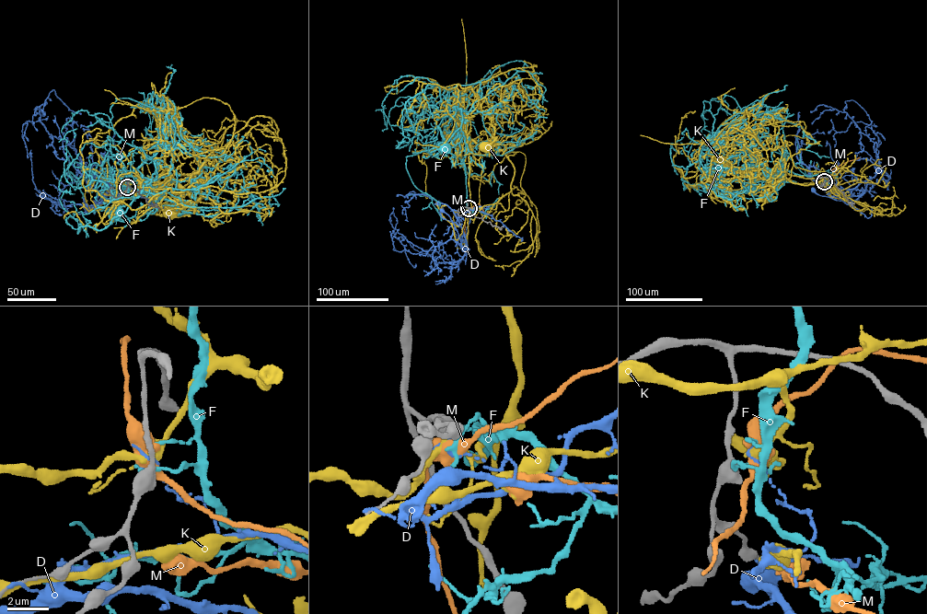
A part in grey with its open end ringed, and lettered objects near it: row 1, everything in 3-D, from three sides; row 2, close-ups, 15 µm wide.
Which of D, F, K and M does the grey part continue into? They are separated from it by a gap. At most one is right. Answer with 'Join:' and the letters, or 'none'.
Join: F

